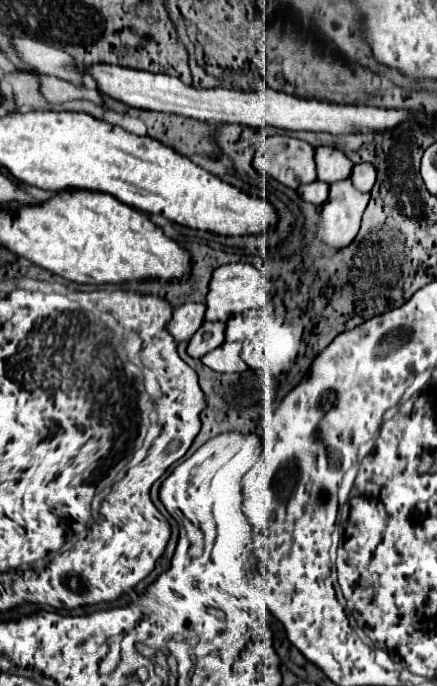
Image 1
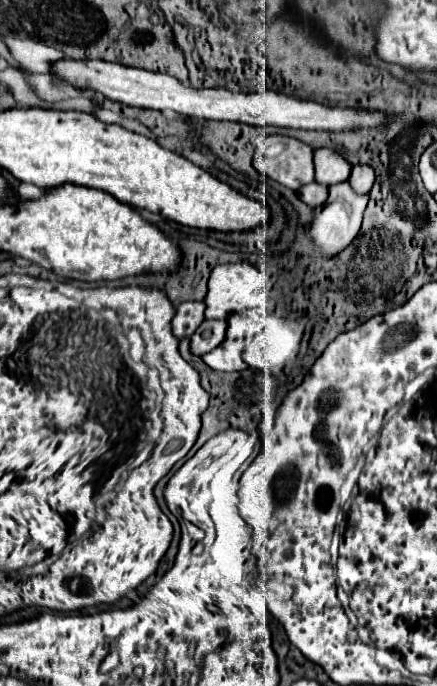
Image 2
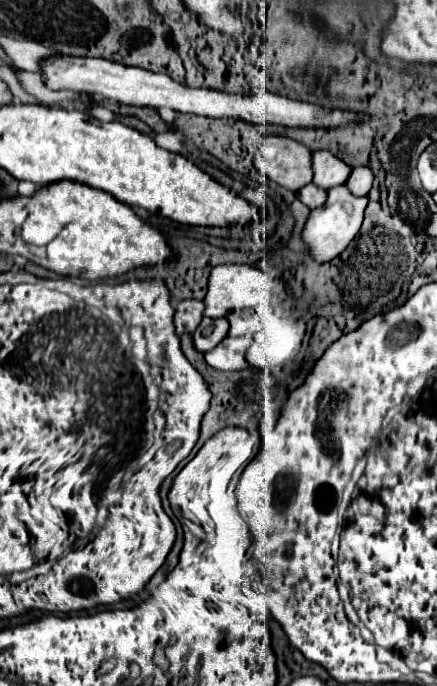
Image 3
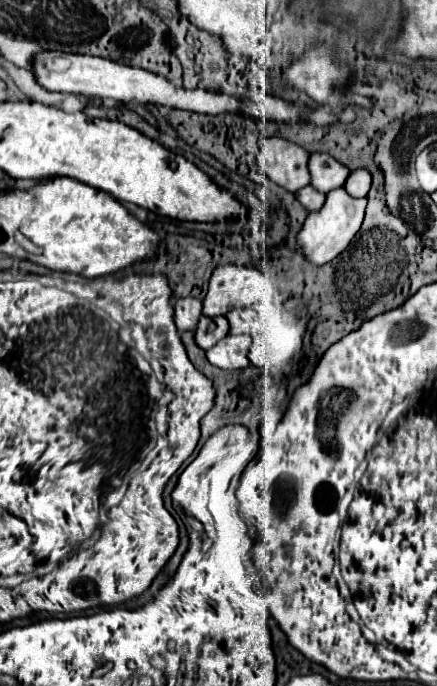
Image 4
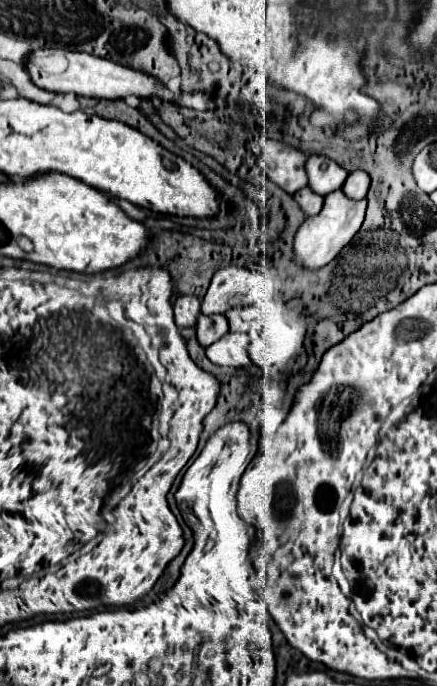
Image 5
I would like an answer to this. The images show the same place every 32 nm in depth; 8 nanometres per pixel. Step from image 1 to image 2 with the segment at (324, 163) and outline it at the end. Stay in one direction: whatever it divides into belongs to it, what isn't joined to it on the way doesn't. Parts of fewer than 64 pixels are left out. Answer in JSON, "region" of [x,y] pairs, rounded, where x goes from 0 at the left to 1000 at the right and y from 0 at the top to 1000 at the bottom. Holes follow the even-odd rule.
{"region":[[[728,216],[719,222],[719,242],[723,242],[723,265],[728,268],[773,268],[796,262],[805,239],[787,233],[773,222],[760,222],[755,216]]]}

